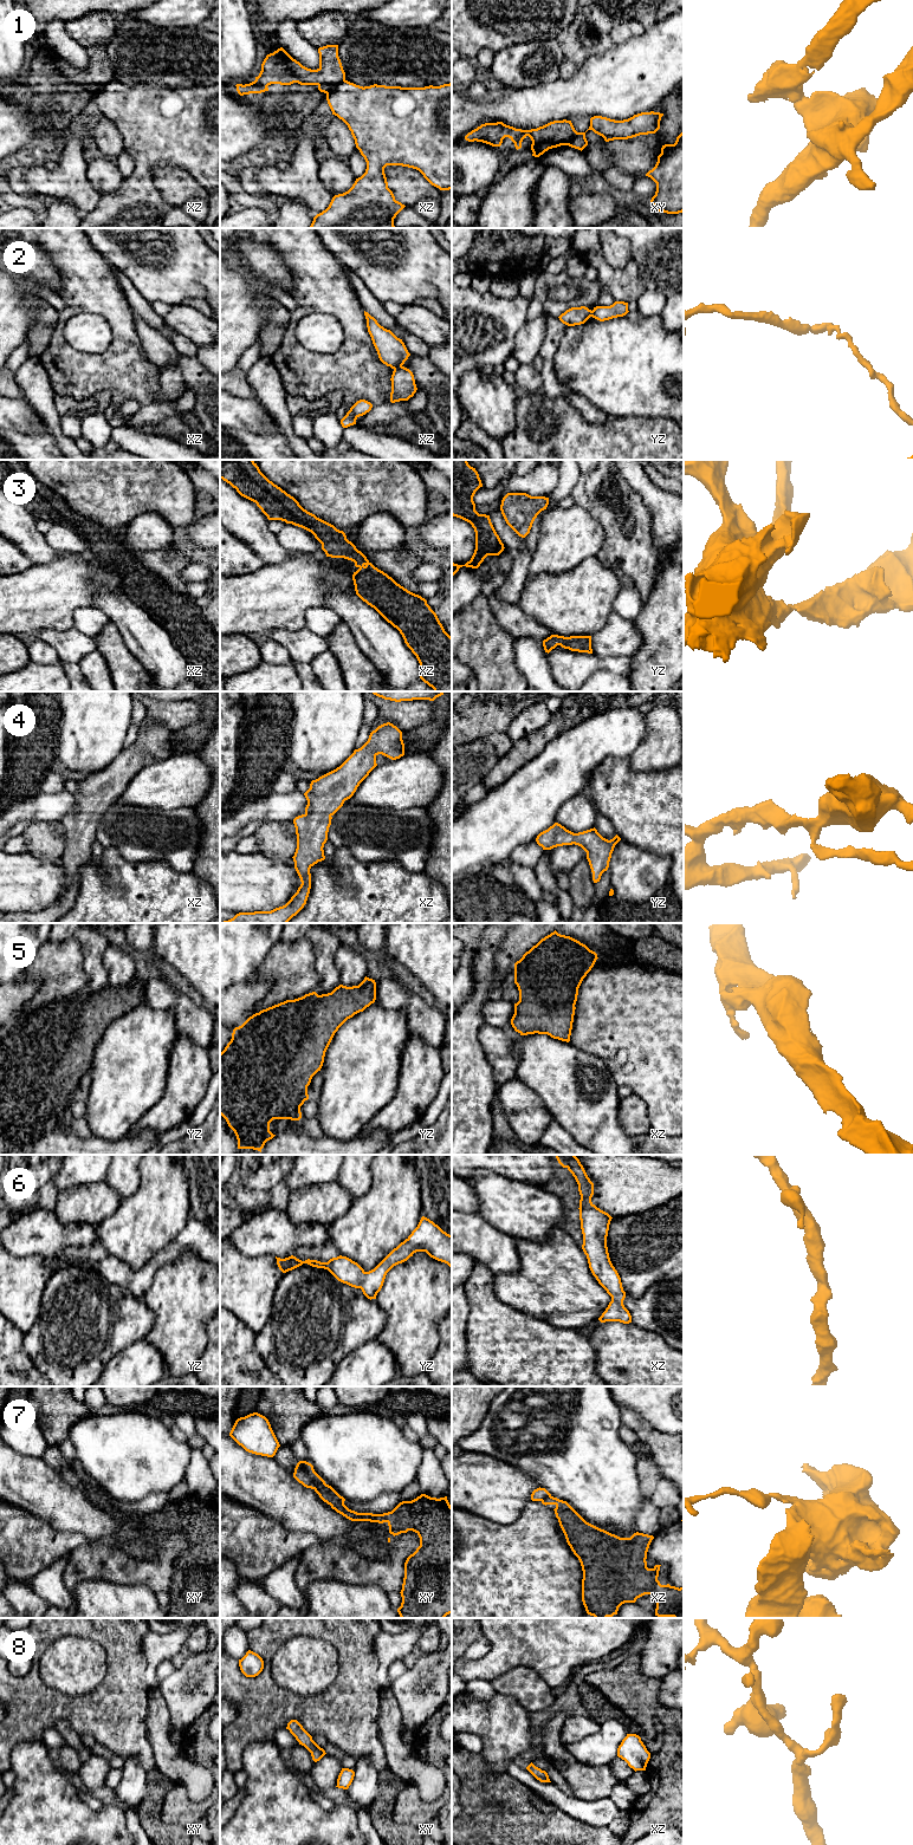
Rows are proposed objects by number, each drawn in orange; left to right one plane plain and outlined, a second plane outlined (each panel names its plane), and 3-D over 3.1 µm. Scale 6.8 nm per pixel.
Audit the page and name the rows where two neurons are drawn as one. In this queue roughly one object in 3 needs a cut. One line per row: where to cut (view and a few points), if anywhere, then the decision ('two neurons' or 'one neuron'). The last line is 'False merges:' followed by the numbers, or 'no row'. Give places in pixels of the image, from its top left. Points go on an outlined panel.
1: xz (344, 79), (327, 93) | two neurons
2: xz (401, 365), (394, 369) | two neurons
3: no cut | one neuron
4: no cut | one neuron
5: no cut | one neuron
6: no cut | one neuron
7: xy (302, 1461), (303, 1468), (315, 1483), (315, 1489) | two neurons
8: no cut | one neuron
False merges: 1, 2, 7

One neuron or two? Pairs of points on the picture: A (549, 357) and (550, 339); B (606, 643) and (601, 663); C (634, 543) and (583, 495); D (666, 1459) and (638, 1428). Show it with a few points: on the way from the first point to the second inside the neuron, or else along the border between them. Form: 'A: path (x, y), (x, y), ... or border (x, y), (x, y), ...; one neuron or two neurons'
A: path (549, 352), (550, 344); one neuron
B: border (593, 653), (602, 657), (629, 656); two neurons
C: path (622, 534), (597, 507); one neuron
D: path (662, 1450), (646, 1434); one neuron

